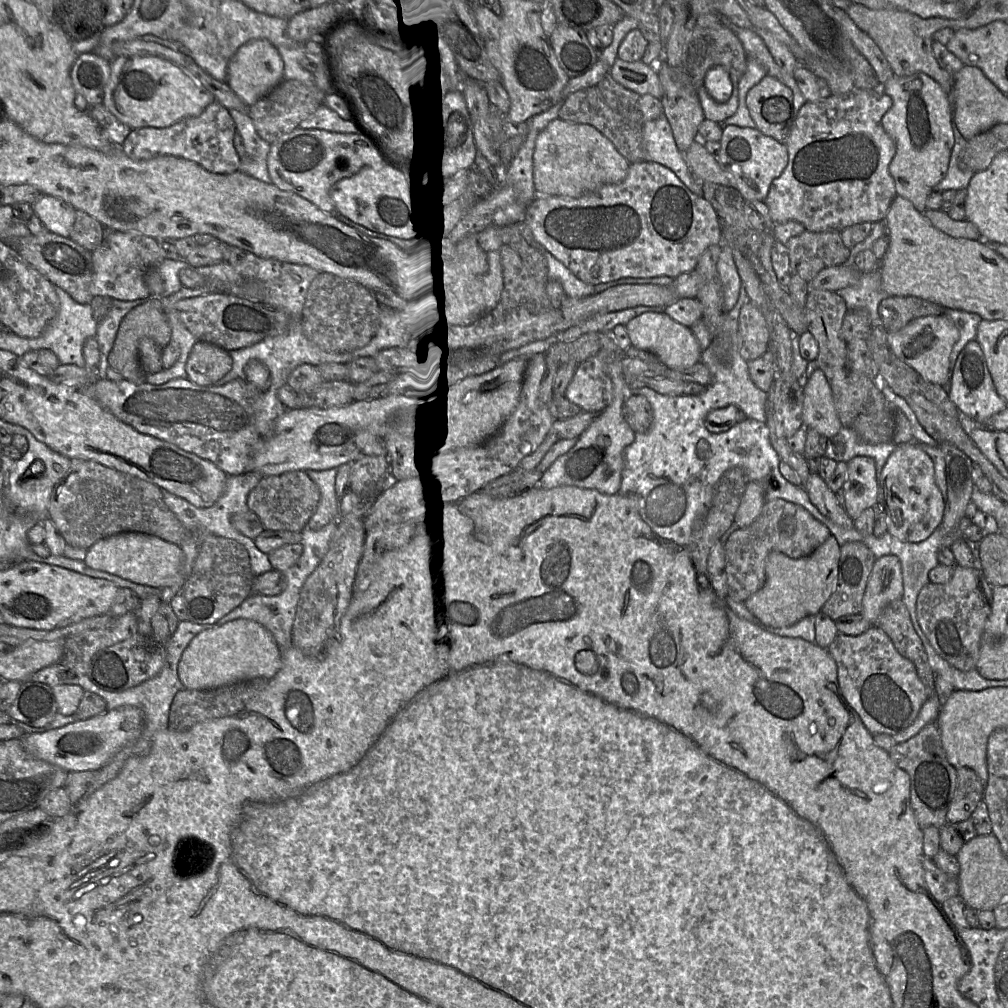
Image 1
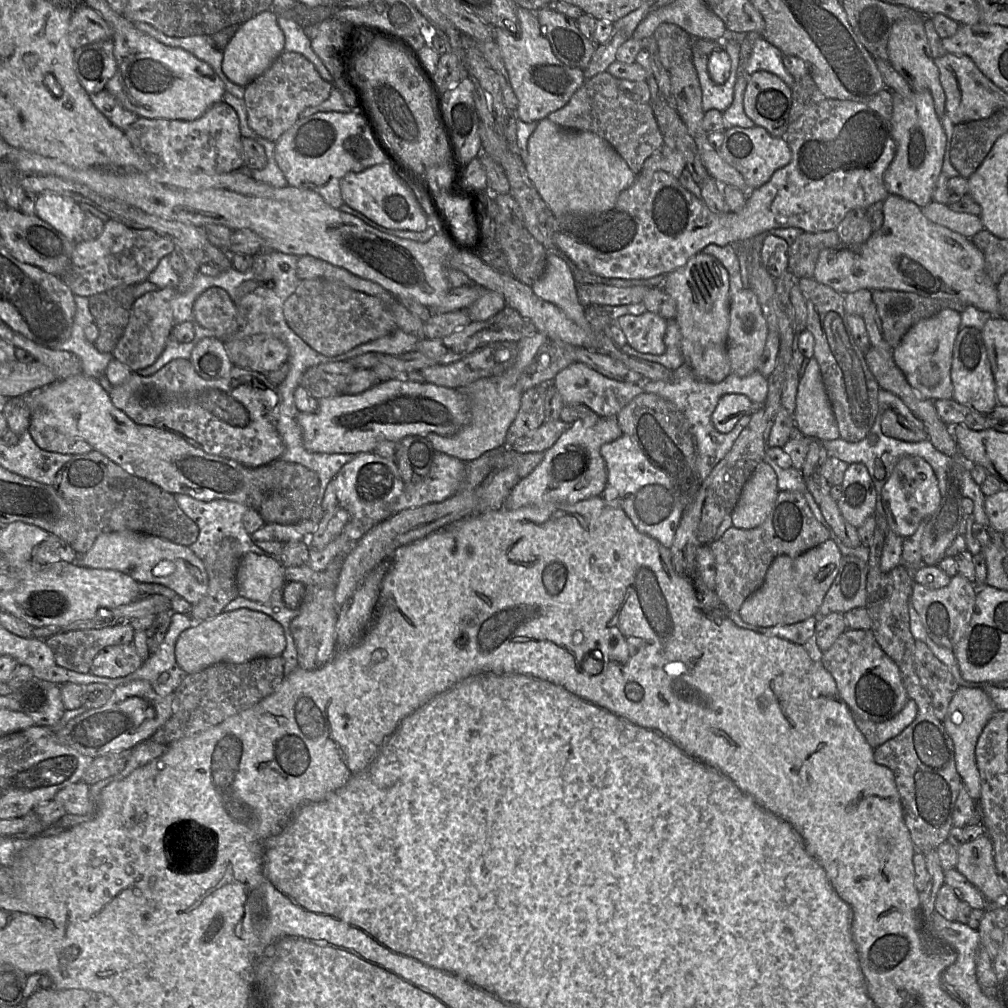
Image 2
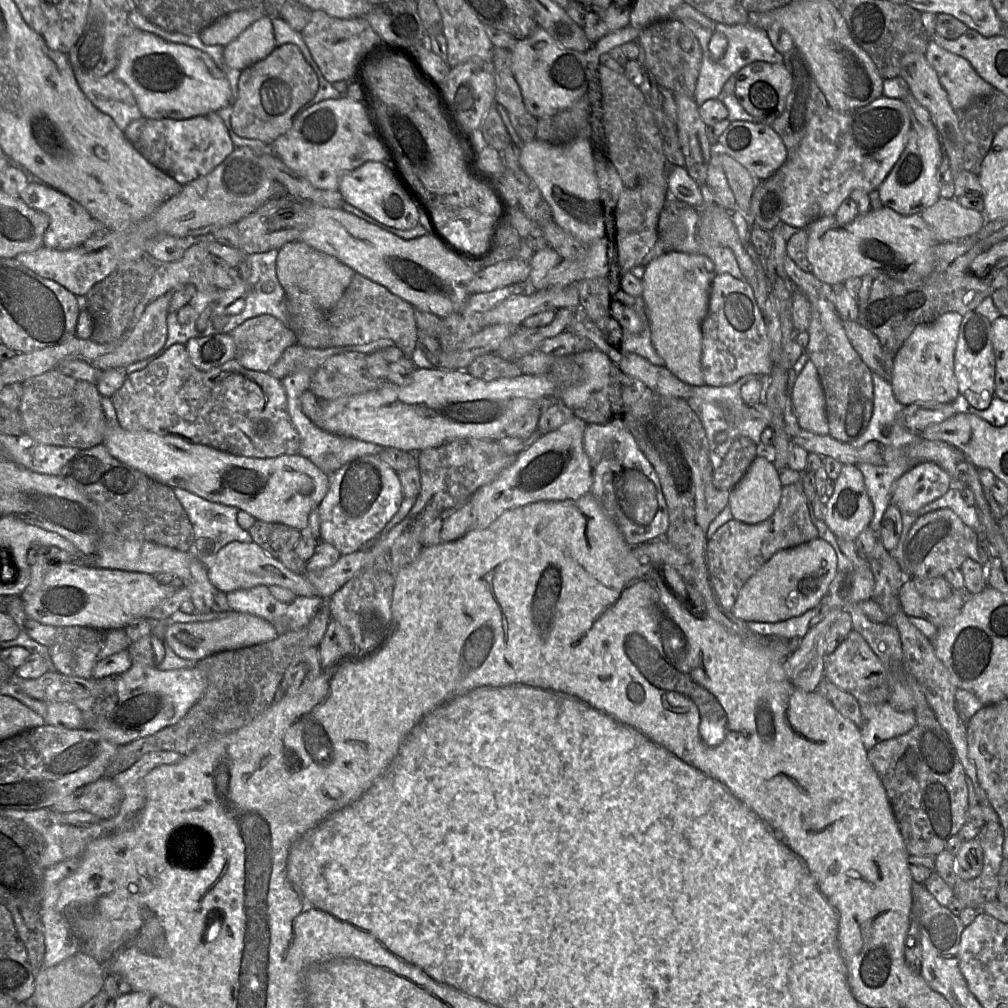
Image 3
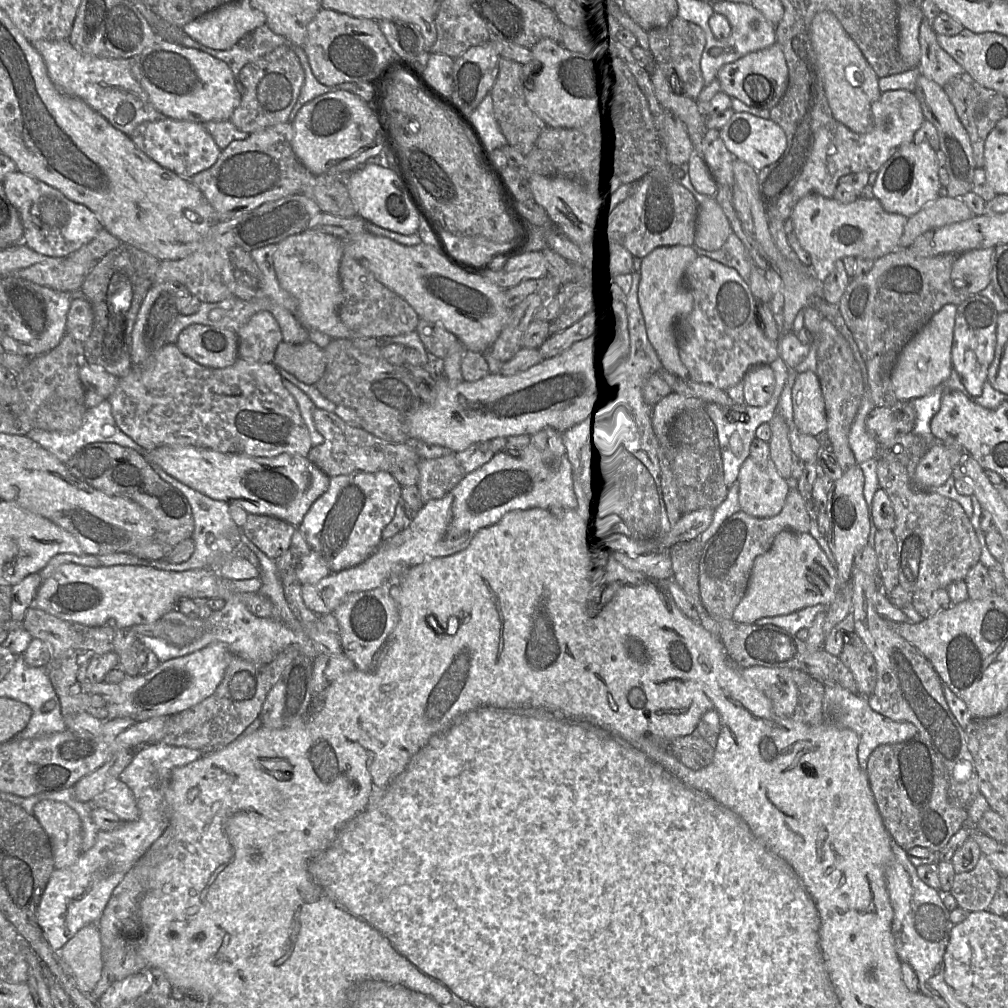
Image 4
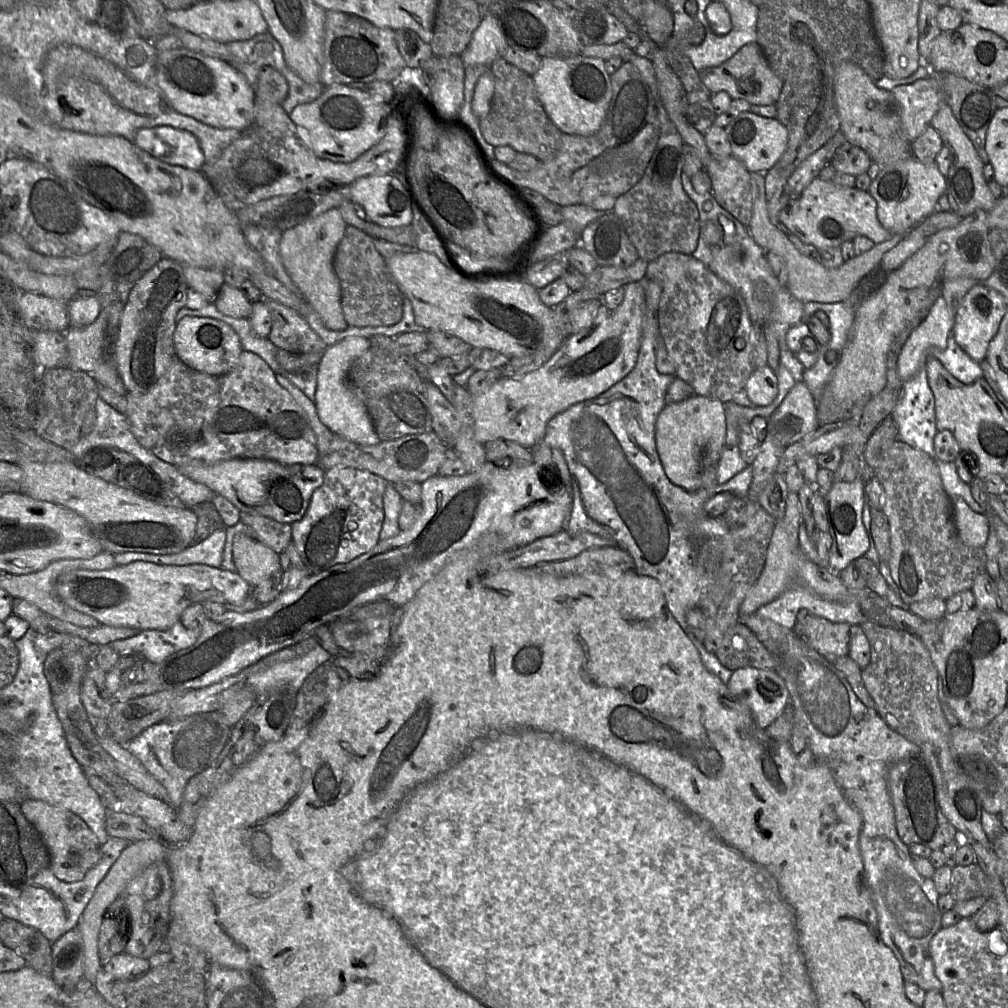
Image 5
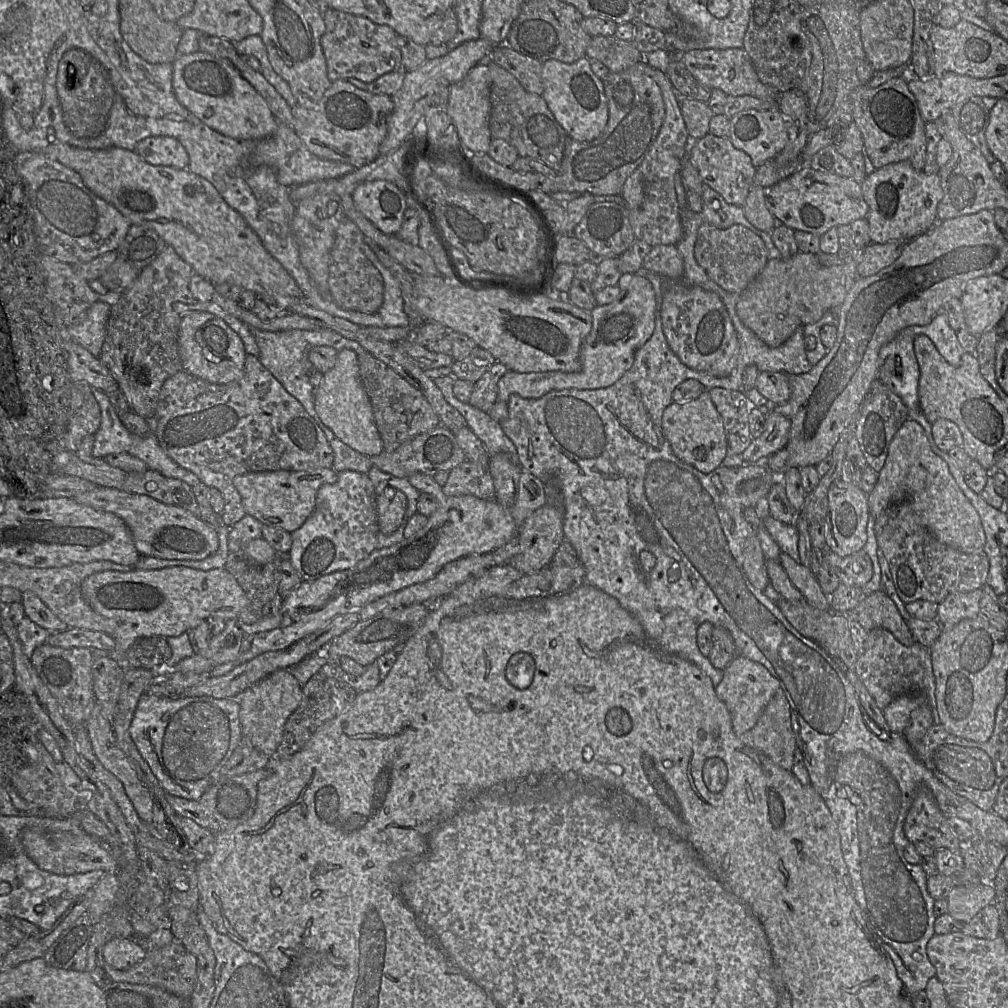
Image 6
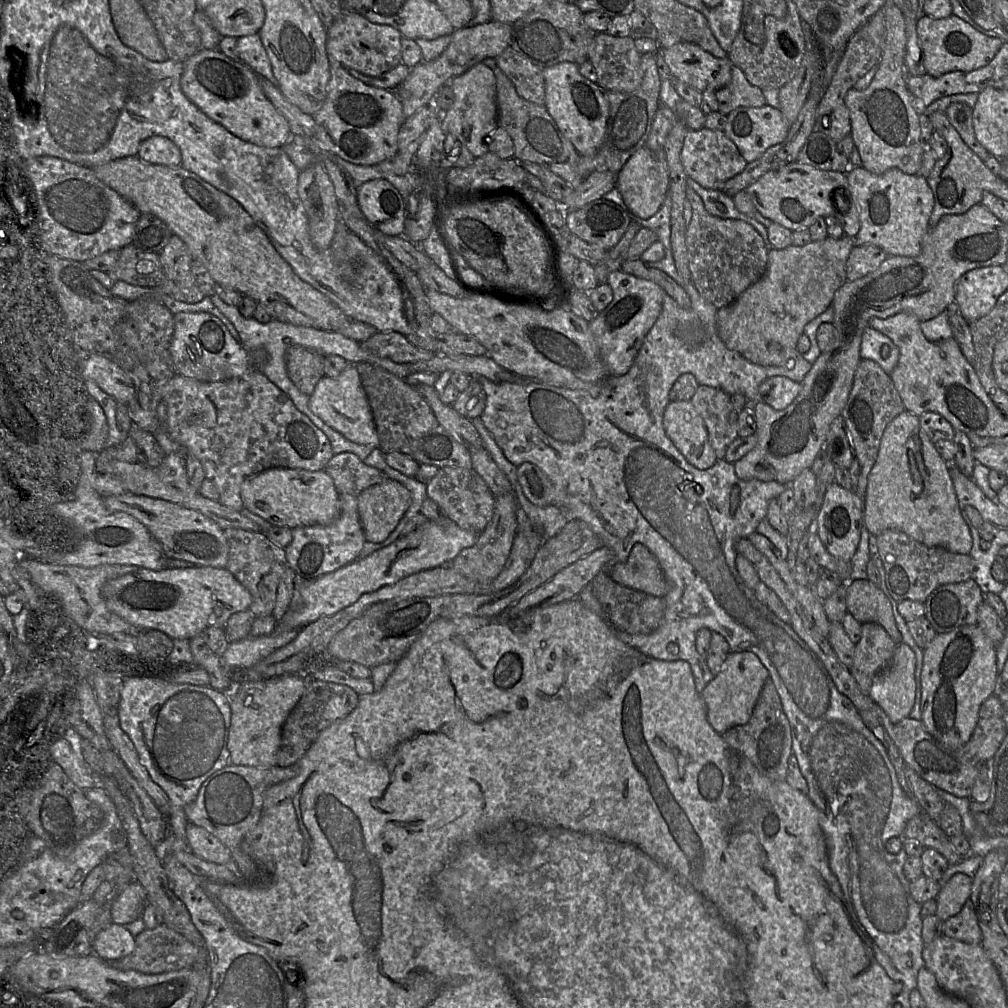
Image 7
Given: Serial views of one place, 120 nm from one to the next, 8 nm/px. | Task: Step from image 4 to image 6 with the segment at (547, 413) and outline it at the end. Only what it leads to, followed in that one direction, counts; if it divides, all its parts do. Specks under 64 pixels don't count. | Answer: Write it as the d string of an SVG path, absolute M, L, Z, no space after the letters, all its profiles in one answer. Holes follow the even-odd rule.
M641 273L623 274L617 285L620 288L617 300L609 305L596 305L591 311L592 328L580 351L581 370L570 373L507 371L498 382L497 400L488 412L492 419L501 423L508 417L508 401L512 394L518 394L525 399L538 399L553 390L607 388L632 367L635 353L650 339L655 329L655 291Z

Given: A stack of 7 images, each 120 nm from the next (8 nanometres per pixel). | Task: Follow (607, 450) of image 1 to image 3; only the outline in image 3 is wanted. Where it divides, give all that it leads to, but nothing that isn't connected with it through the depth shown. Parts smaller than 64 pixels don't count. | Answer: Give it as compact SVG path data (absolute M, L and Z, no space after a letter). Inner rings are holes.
M576 410L577 417L571 419L557 431L544 435L528 448L516 455L513 463L504 469L492 482L480 488L471 497L474 510L474 527L486 528L505 511L536 502L576 500L590 494L593 485L593 472L588 456L583 447L583 434L587 424L602 424L611 418L599 416L598 413Z

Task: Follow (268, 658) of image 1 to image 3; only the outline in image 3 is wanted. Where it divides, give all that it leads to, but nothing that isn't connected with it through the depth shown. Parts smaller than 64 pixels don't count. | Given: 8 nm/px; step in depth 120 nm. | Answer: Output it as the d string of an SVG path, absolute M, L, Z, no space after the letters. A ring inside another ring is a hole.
M228 610L210 621L173 623L167 626L164 639L174 653L187 660L198 662L213 654L237 650L275 639L275 628L267 620L247 613Z

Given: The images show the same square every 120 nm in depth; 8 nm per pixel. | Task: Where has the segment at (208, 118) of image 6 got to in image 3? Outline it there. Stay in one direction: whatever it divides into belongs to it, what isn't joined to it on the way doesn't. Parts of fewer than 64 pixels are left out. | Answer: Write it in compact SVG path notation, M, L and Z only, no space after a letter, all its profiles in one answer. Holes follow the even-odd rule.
M137 28L121 38L118 64L114 72L131 89L143 117L146 118L185 120L218 112L232 104L229 81L208 54L183 44L167 42Z

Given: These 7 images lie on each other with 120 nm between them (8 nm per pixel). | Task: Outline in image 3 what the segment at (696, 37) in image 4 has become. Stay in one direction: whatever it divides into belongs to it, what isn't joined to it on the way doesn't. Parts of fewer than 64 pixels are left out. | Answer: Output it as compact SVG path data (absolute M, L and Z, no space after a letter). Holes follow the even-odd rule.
M666 19L653 23L641 30L637 43L644 49L645 68L657 78L662 88L667 88L674 95L694 97L698 80L702 49L697 37L680 20Z

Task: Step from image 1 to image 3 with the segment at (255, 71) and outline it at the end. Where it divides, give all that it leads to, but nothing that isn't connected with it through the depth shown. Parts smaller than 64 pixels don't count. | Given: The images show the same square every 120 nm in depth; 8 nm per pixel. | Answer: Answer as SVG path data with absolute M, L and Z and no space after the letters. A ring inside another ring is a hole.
M265 15L225 46L224 61L230 68L242 71L266 58L276 47L272 17Z

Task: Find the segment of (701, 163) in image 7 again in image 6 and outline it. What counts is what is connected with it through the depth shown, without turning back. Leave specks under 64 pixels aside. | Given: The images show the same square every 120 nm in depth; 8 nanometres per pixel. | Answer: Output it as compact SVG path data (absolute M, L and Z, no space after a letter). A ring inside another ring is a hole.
M708 133L703 138L691 141L688 159L705 184L718 192L727 203L743 207L753 186L756 172L756 168L747 153L735 148L729 138L718 137Z

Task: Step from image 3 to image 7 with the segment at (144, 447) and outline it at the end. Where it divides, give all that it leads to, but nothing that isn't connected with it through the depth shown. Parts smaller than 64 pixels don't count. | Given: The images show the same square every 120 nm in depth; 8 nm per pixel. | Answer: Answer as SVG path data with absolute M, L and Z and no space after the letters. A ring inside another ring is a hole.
M269 468L247 477L241 485L243 505L272 526L295 529L330 525L341 513L341 500L331 476L323 470Z

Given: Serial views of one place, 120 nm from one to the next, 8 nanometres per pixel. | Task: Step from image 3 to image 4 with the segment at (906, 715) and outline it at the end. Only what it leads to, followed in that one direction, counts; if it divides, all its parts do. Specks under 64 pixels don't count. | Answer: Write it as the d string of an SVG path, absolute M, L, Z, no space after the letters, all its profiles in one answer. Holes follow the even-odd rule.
M827 684L824 687L823 713L825 723L830 723L839 728L853 730L859 738L858 762L866 771L871 753L880 745L896 744L913 738L918 729L910 722L896 722L874 711L865 696L854 694L839 684Z

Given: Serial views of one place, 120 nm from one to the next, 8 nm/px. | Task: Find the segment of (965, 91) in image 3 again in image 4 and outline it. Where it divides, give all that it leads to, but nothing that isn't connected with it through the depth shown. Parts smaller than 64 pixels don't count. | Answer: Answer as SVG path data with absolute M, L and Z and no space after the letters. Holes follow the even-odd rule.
M924 18L919 29L920 61L918 68L921 74L943 87L951 78L964 73L964 69L941 48L936 36L932 22Z

